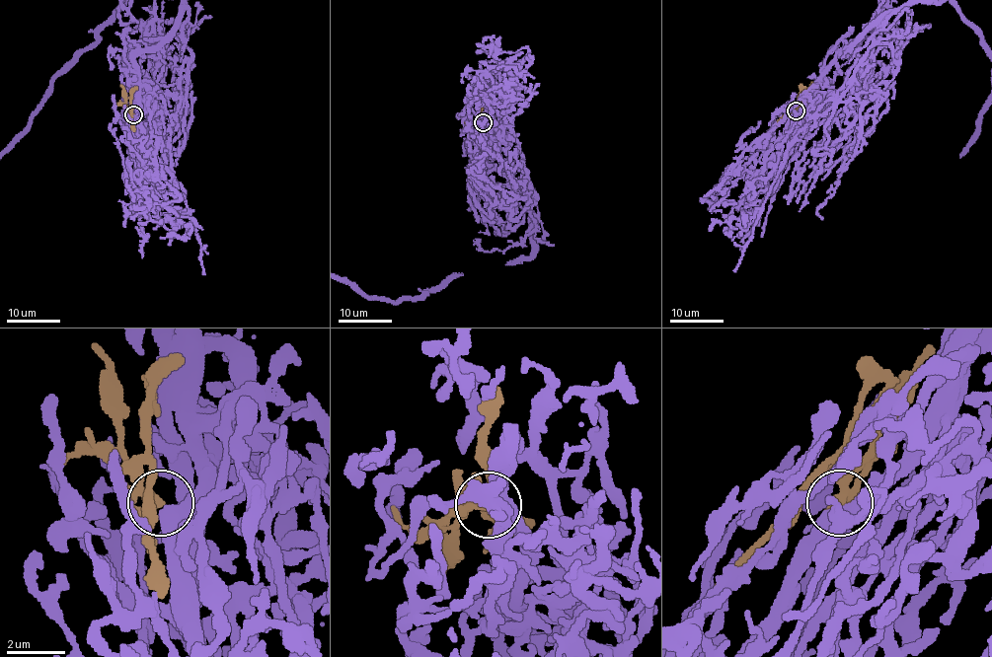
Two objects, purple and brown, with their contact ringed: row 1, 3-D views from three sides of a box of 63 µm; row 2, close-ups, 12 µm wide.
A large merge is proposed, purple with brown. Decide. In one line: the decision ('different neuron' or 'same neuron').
same neuron

